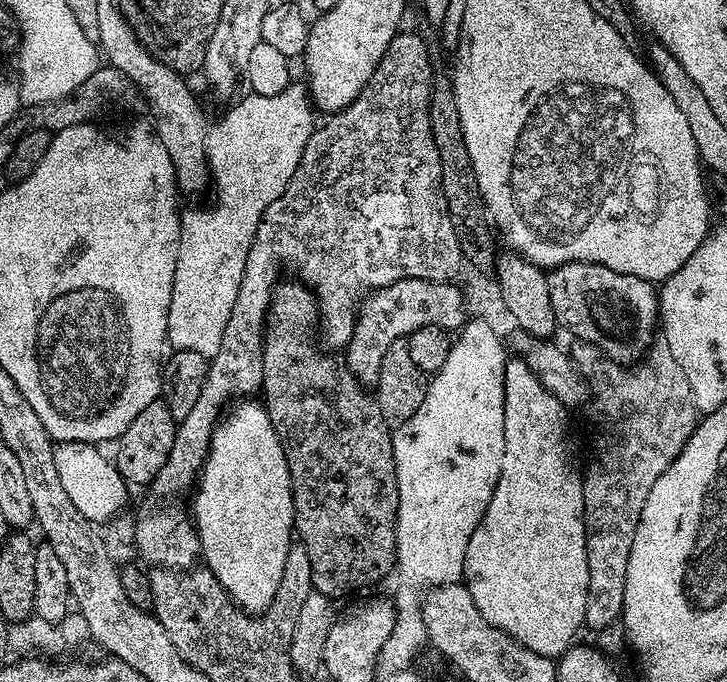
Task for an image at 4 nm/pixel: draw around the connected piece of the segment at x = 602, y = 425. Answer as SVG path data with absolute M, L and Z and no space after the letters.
M576 340L570 348L572 361L578 366L580 375L586 378L591 399L596 400L596 441L592 444L592 461L588 464L588 469L583 469L584 478L584 525L586 526L586 566L588 567L588 597L586 598L586 614L584 615L585 625L594 631L600 632L603 628L608 628L612 623L619 621L624 614L624 599L626 598L626 566L630 562L630 546L634 546L634 530L638 530L638 522L642 518L642 506L646 506L646 497L650 495L650 489L658 478L662 478L664 471L670 467L678 454L686 446L686 442L691 438L692 432L698 423L698 413L696 403L690 394L690 381L686 379L686 374L678 362L674 362L674 354L670 354L667 344L663 342L653 343L648 349L642 362L637 362L631 366L619 364L617 360L612 360L605 352L598 350L590 342Z

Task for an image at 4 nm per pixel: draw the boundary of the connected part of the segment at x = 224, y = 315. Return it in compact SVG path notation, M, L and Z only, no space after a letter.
M293 82L288 85L282 94L273 96L257 96L247 94L220 121L213 123L208 129L206 138L206 154L208 155L208 171L210 173L210 184L216 188L216 201L212 208L187 208L180 214L180 241L178 242L178 262L174 270L174 290L170 294L170 310L168 311L168 339L167 343L177 352L182 350L194 350L194 354L202 354L211 357L218 354L222 346L222 333L226 330L226 322L230 322L230 310L234 310L234 301L238 299L238 286L242 286L242 274L246 270L246 254L250 254L250 246L254 242L254 234L258 230L258 222L262 222L262 214L266 214L266 206L278 198L286 190L290 178L294 178L294 170L298 170L298 162L302 162L302 150L306 150L308 140L312 137L314 123L314 105L311 96L308 95L307 87L303 83Z

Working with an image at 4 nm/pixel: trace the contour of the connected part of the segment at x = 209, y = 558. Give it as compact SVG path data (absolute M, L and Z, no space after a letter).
M252 402L237 403L237 408L229 416L227 413L212 431L204 467L194 488L196 497L190 507L190 519L200 540L203 563L228 591L233 604L249 614L263 614L270 602L274 602L274 594L278 594L278 582L284 580L288 552L294 543L294 502L286 454L282 454L282 446L278 442L278 434L274 434L268 412L263 403L248 403Z

